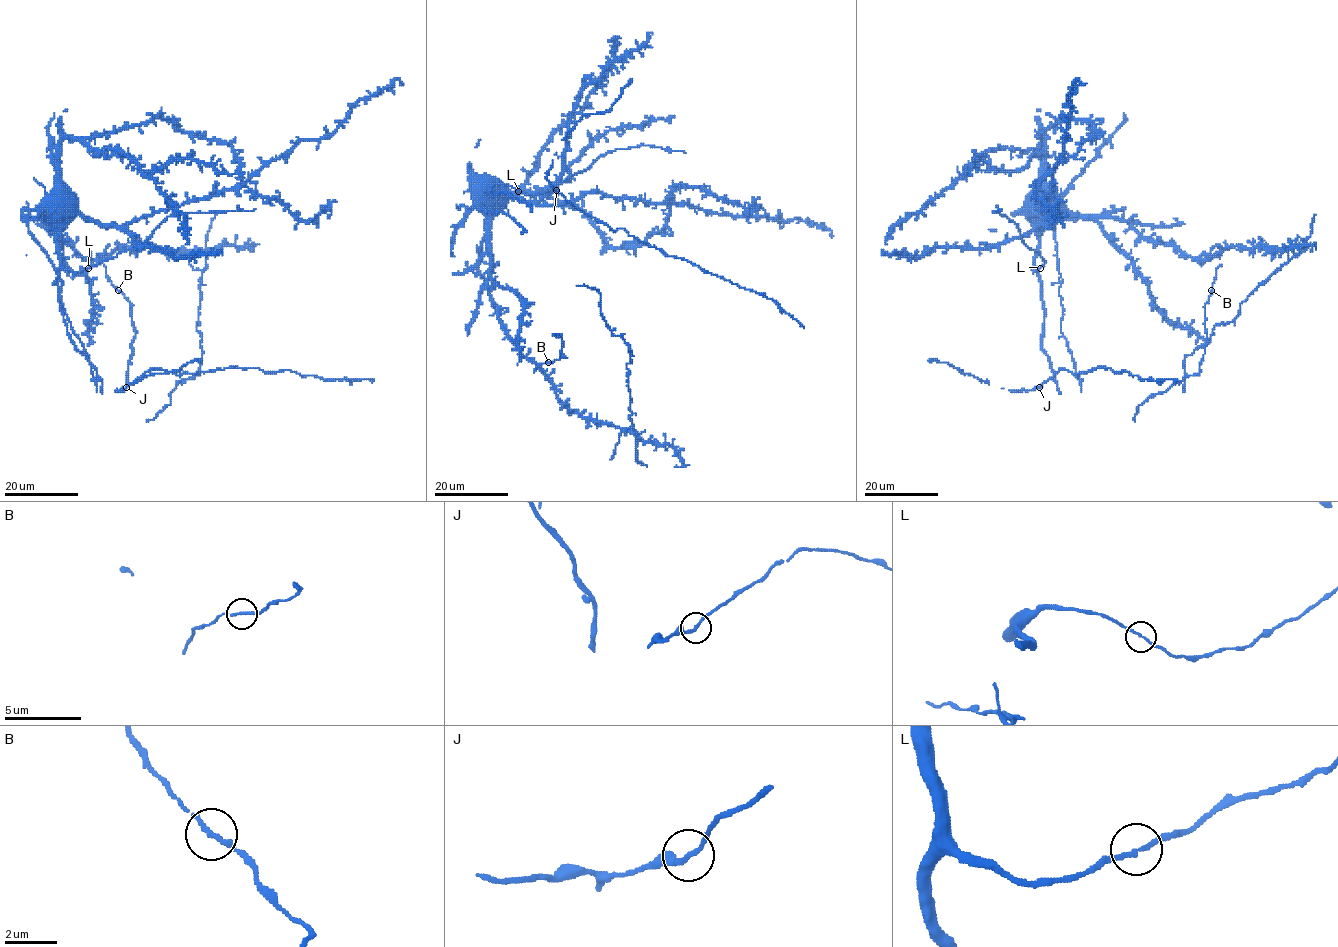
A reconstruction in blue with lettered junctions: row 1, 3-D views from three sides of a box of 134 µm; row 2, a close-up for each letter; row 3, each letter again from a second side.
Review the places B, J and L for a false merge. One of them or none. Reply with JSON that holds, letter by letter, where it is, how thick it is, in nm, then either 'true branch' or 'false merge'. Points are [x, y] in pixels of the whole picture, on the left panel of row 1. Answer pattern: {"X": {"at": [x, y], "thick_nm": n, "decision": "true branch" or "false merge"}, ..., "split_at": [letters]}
{"B": {"at": [118, 290], "thick_nm": 170, "decision": "false merge"}, "J": {"at": [126, 387], "thick_nm": 160, "decision": "true branch"}, "L": {"at": [88, 268], "thick_nm": 160, "decision": "true branch"}, "split_at": ["B"]}

